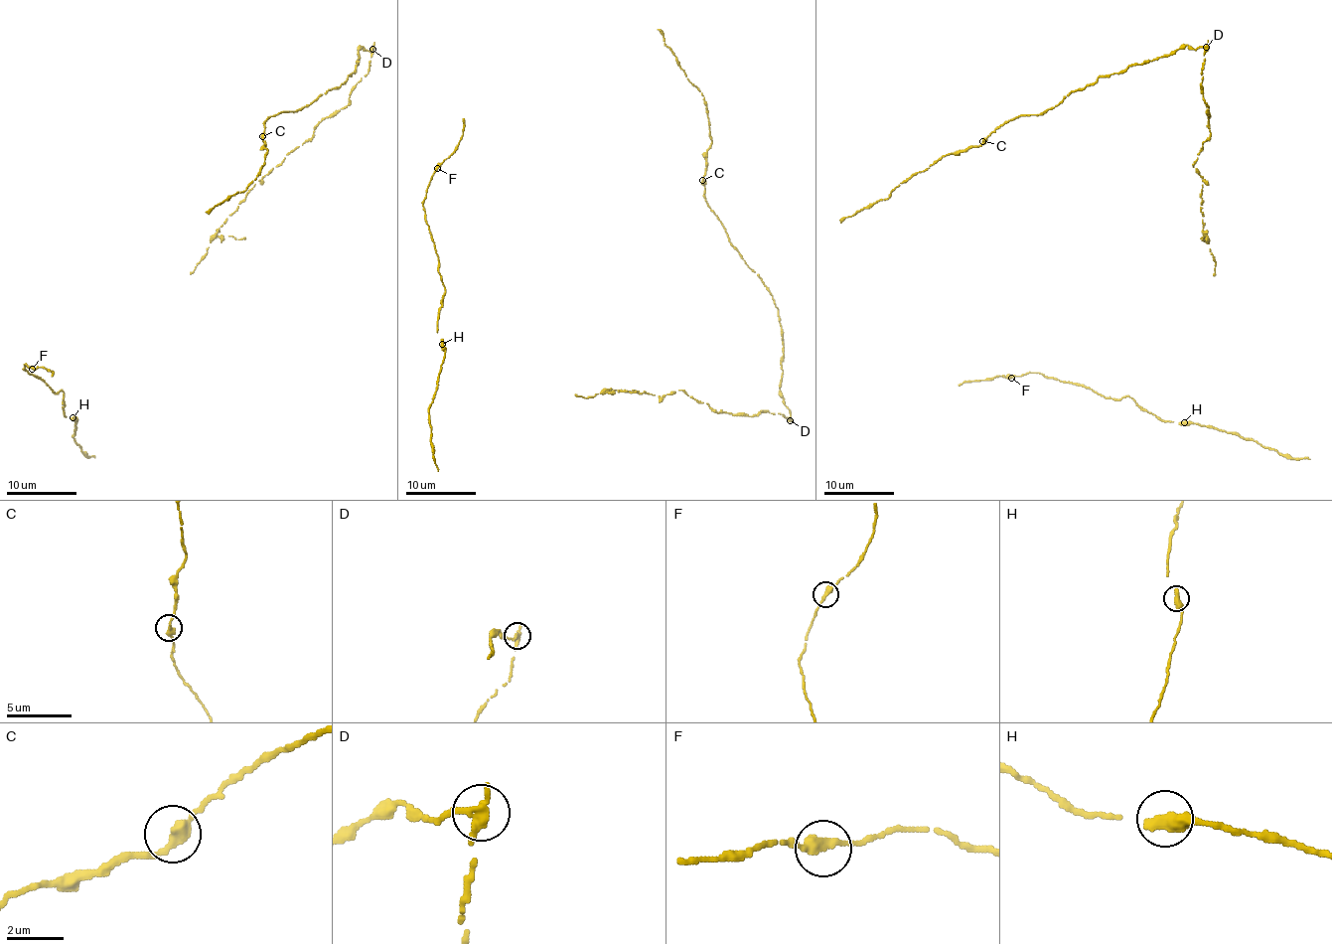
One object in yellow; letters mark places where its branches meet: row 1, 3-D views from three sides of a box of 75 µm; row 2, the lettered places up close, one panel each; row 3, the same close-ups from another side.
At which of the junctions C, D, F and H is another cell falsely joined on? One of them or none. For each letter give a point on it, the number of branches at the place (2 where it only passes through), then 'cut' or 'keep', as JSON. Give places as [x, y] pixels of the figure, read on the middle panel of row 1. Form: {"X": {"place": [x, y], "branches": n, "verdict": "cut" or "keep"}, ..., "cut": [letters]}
{"C": {"place": [702, 180], "branches": 2, "verdict": "keep"}, "D": {"place": [790, 420], "branches": 1, "verdict": "cut"}, "F": {"place": [437, 168], "branches": 2, "verdict": "keep"}, "H": {"place": [442, 344], "branches": 1, "verdict": "keep"}, "cut": ["D"]}

